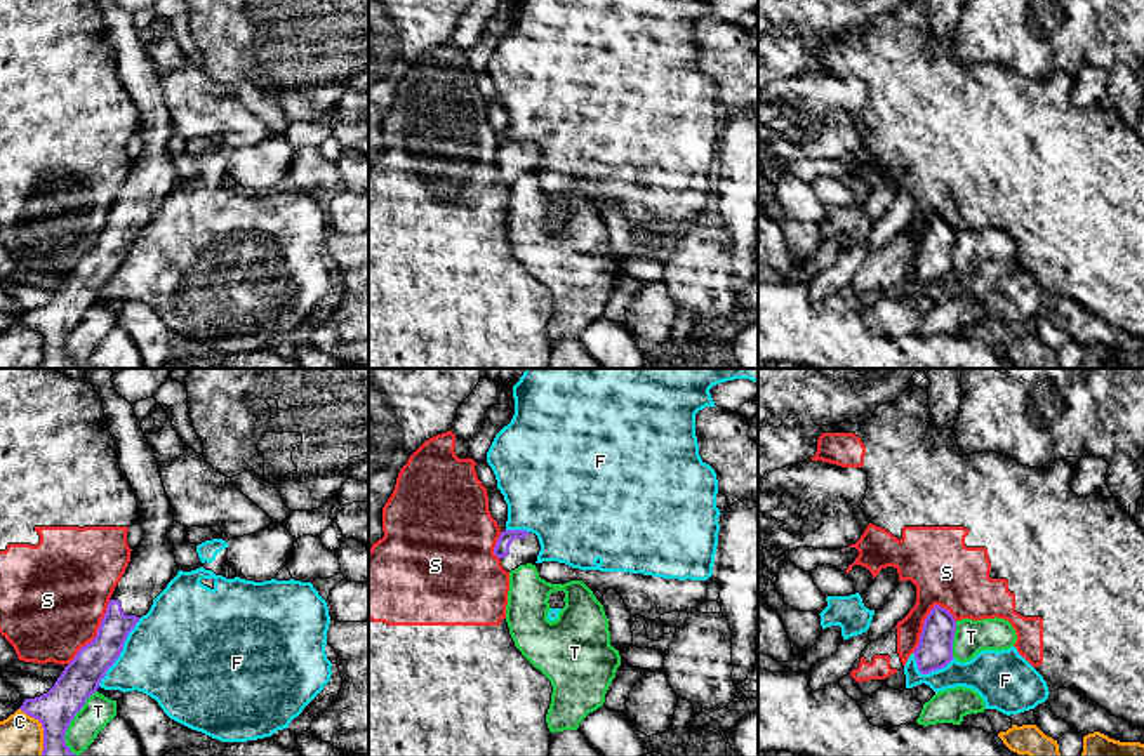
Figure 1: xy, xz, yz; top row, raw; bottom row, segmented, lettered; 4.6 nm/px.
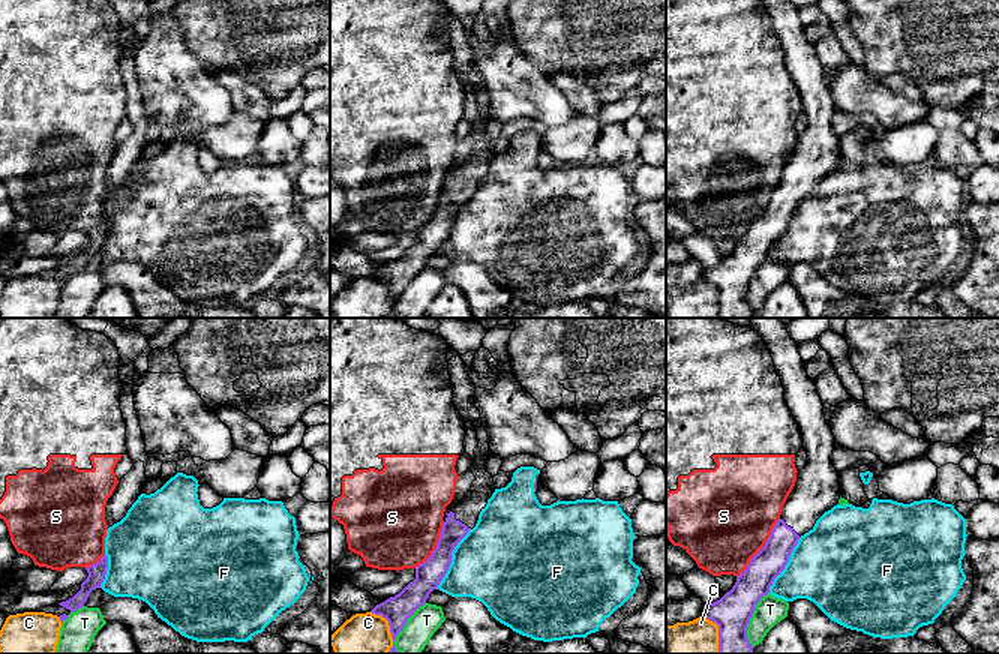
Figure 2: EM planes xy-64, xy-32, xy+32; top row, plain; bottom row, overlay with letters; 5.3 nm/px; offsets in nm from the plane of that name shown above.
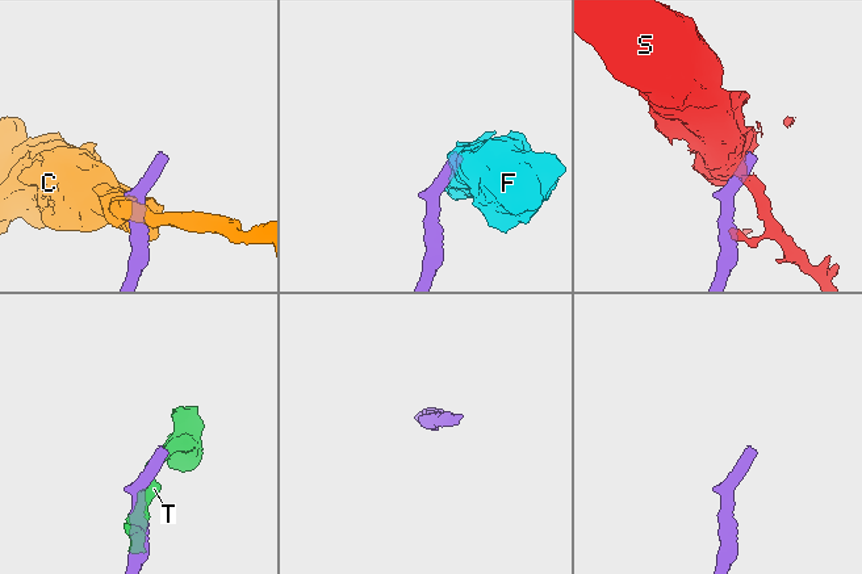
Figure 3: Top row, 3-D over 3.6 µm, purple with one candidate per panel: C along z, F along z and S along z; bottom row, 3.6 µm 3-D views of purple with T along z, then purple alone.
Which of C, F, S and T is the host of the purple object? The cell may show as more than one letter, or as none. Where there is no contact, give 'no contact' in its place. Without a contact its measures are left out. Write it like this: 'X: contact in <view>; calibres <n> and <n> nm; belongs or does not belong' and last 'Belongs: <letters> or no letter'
C: contact in xy; calibres 180 and 200 nm; does not belong
F: contact in xy; calibres 180 and 440 nm; does not belong
S: contact in yz; calibres 160 and 300 nm; does not belong
T: contact in xy; calibres 180 and 150 nm; does not belong
Belongs: no letter

